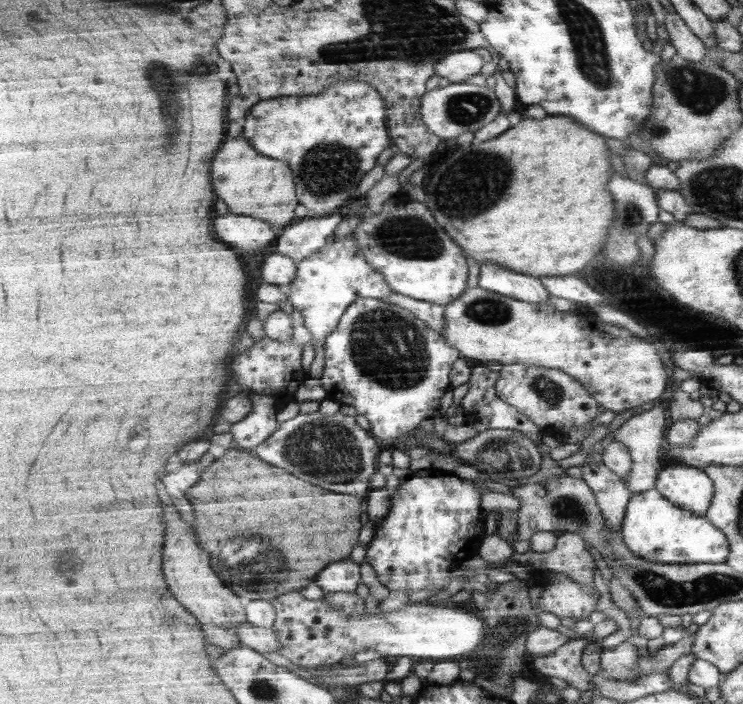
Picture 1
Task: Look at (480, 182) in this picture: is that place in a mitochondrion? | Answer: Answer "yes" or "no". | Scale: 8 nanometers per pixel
yes

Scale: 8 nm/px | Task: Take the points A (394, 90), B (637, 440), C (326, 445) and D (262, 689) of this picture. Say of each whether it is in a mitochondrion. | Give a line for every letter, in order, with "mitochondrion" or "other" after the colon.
A: other
B: other
C: mitochondrion
D: mitochondrion

